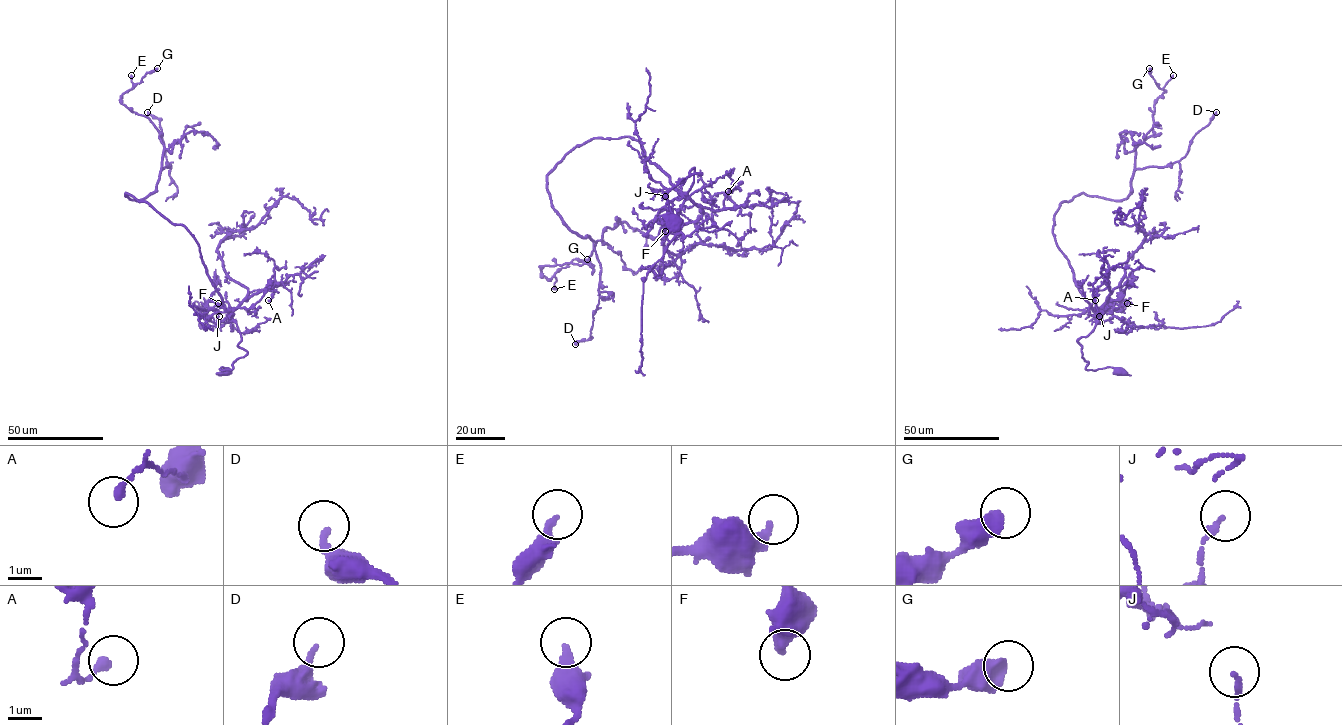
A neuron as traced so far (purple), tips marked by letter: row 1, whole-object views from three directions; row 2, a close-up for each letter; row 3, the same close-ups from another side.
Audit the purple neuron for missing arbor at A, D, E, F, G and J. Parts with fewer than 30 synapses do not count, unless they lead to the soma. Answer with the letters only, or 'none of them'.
none of them

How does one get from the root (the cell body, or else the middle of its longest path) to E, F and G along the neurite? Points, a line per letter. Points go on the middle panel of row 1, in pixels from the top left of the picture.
E: (674, 221), (701, 173), (682, 195), (630, 136), (578, 144), (547, 191), (595, 245), (542, 266), (554, 289)
F: (674, 221), (666, 194), (682, 179), (702, 174), (690, 174), (694, 167), (690, 188), (665, 206), (665, 231)
G: (674, 221), (701, 173), (682, 195), (630, 136), (578, 144), (547, 191), (591, 265), (541, 273), (587, 259)

